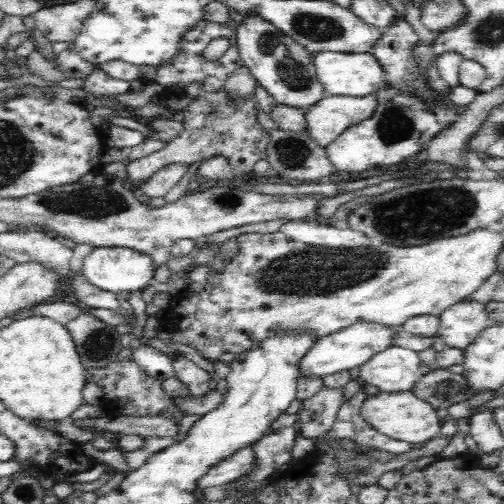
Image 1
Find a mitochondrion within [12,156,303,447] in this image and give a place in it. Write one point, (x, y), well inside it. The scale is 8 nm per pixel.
(89, 202)

